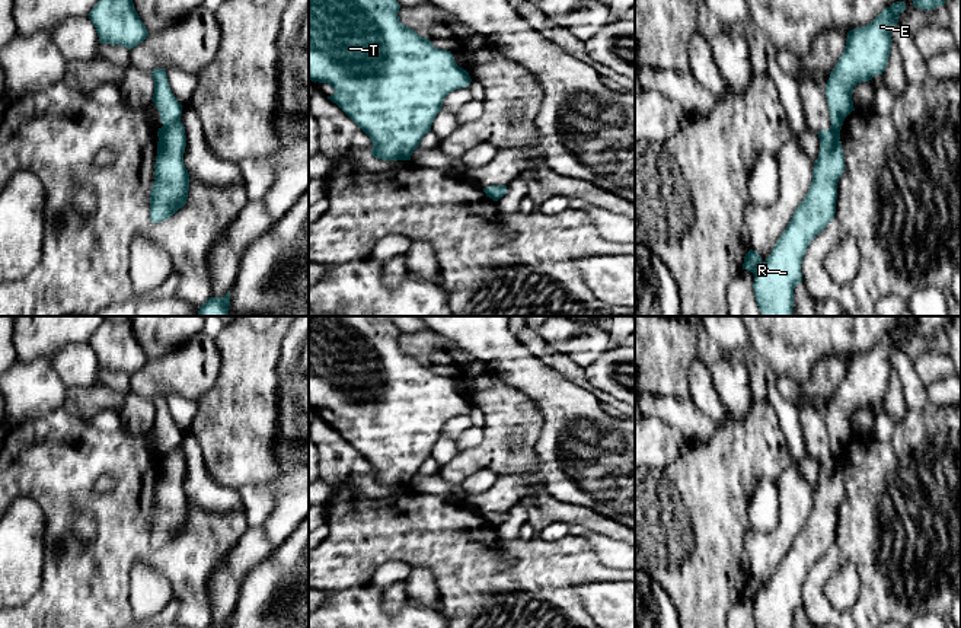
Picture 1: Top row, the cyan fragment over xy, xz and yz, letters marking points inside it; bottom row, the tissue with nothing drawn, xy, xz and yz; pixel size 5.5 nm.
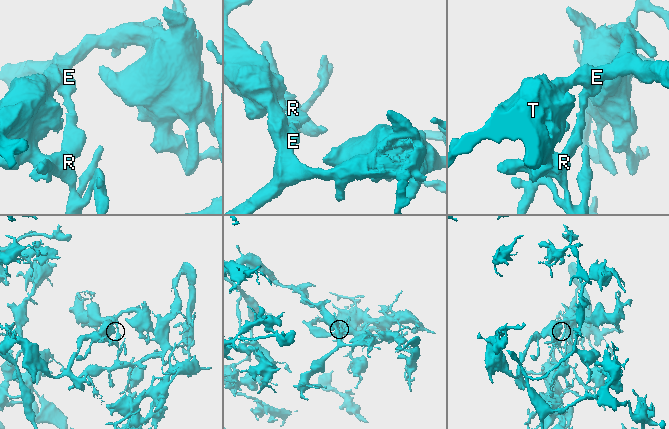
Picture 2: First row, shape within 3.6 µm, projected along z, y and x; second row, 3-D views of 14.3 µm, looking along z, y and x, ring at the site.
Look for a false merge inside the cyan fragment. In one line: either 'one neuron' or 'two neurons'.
one neuron

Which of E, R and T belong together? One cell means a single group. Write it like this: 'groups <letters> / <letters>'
groups E R T

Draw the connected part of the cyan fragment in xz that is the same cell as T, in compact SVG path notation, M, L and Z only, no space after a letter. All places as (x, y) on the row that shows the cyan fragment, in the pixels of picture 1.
M309 0L309 80L328 83L335 90L328 99L336 103L370 137L371 154L381 160L411 160L422 137L431 131L444 98L456 89L467 87L472 82L469 73L456 64L451 51L435 48L430 39L405 26L399 20L399 9L400 4L396 0Z

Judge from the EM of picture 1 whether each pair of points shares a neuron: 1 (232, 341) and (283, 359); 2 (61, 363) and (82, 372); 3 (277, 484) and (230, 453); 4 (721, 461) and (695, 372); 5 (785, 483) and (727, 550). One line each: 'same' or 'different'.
1: different
2: same
3: different
4: different
5: different

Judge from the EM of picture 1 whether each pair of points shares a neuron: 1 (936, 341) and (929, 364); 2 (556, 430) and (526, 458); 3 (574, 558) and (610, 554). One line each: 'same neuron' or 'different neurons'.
1: different neurons
2: different neurons
3: different neurons

